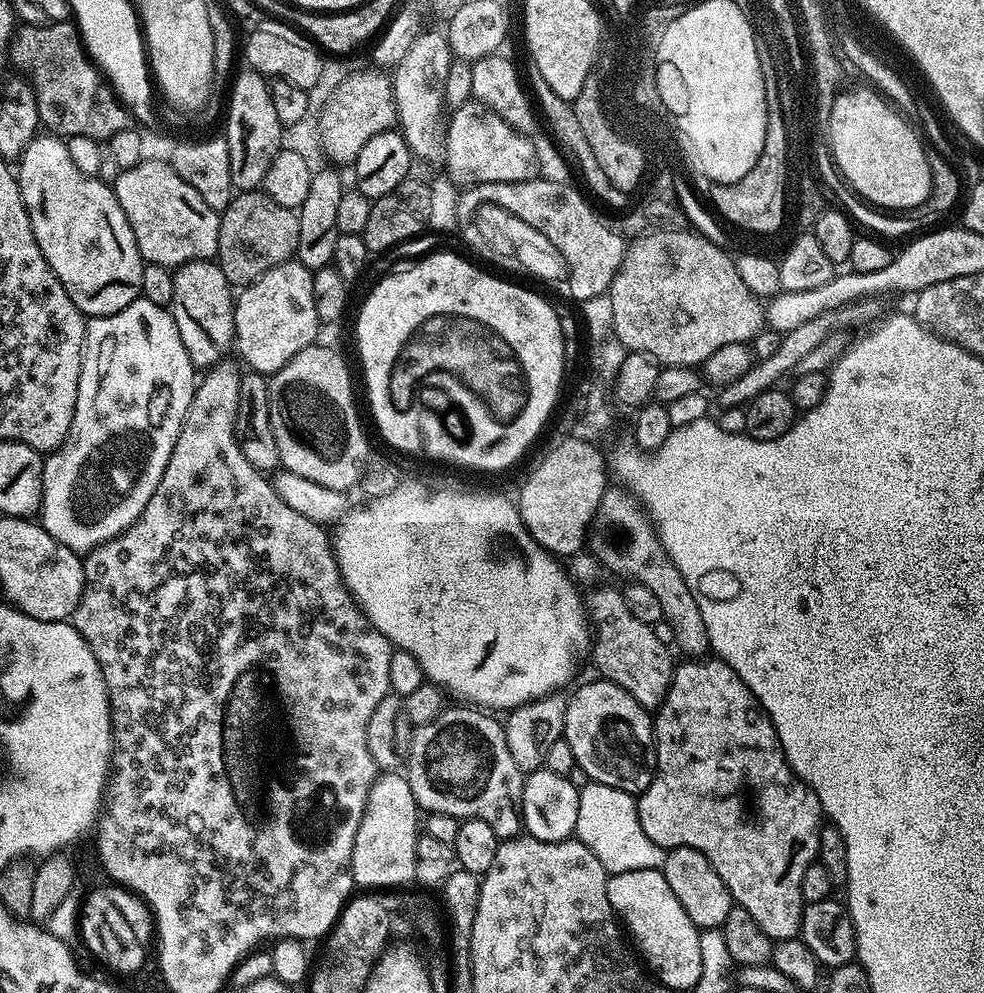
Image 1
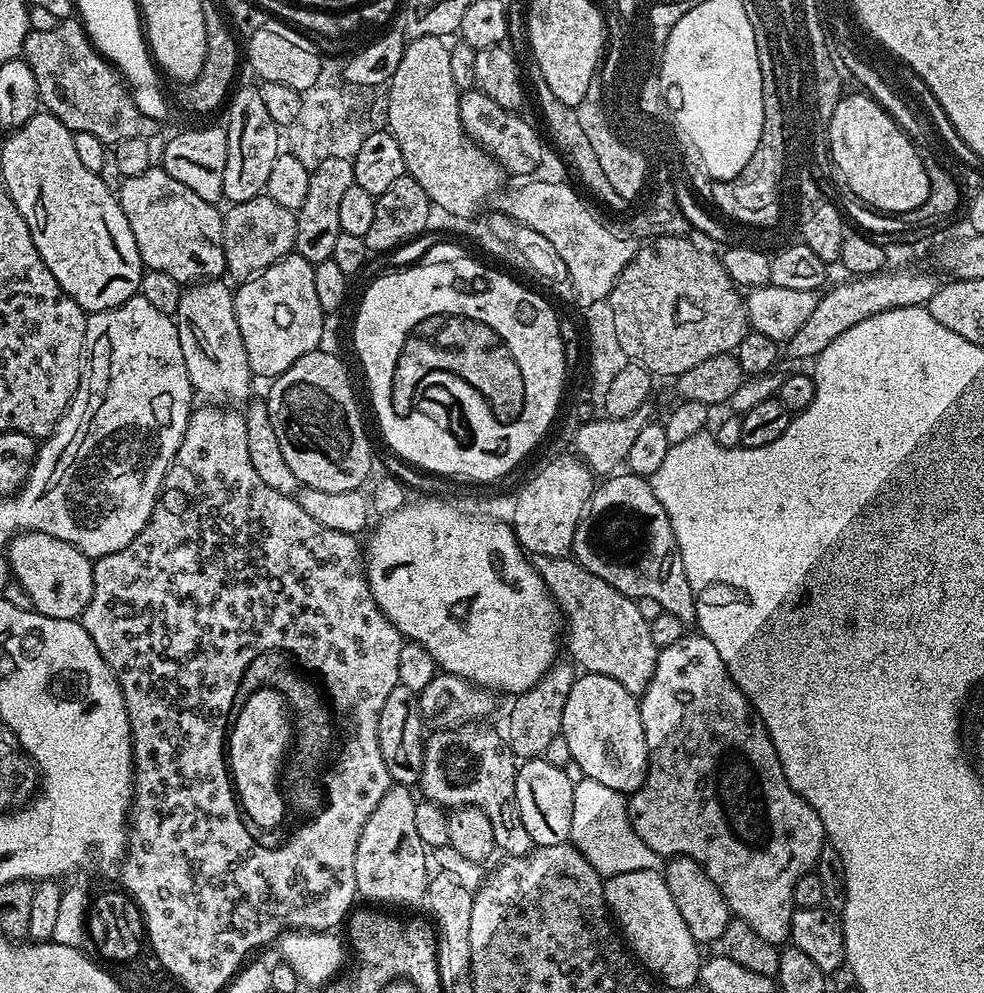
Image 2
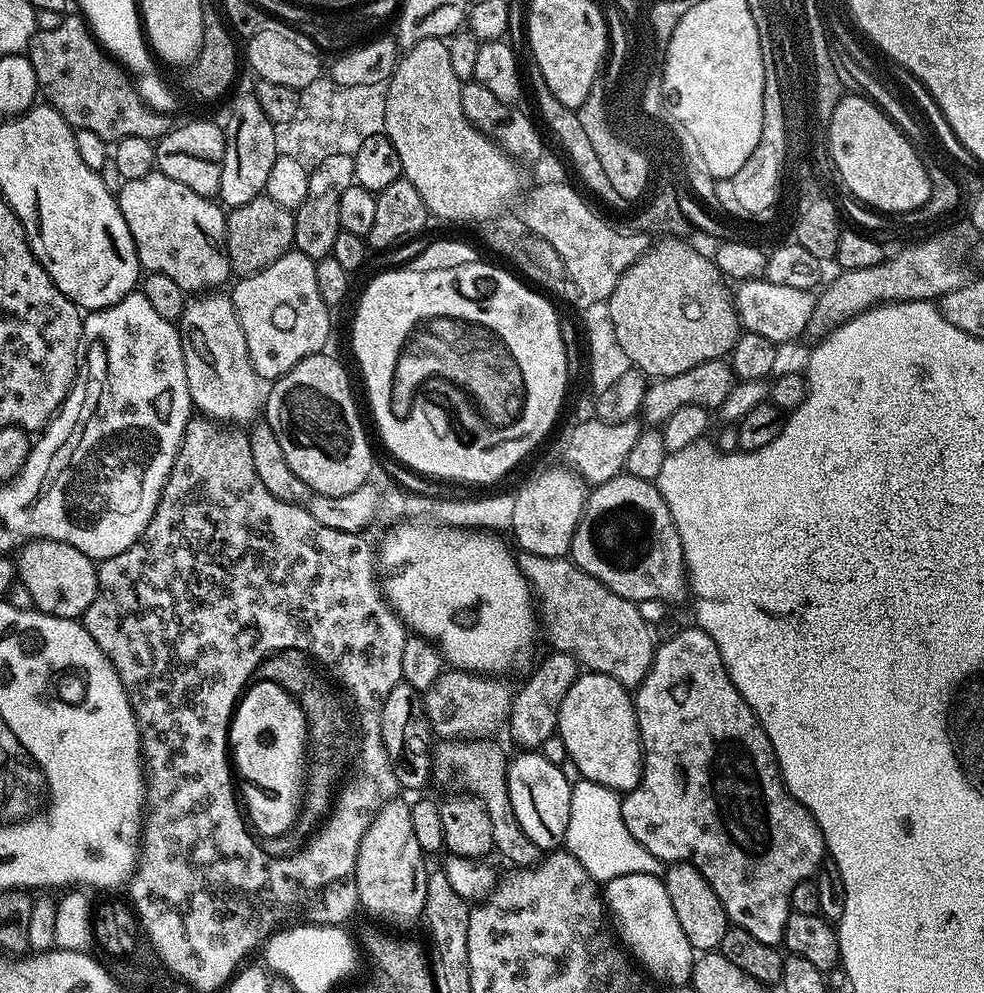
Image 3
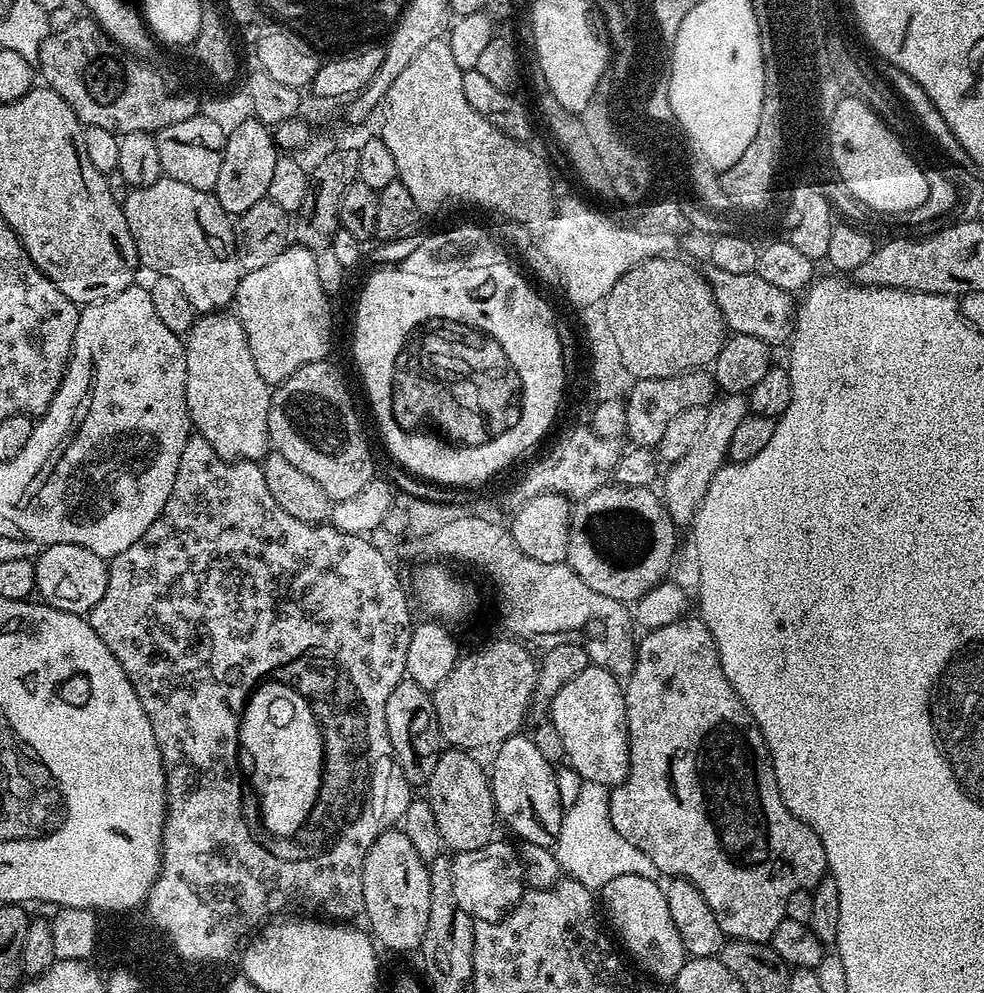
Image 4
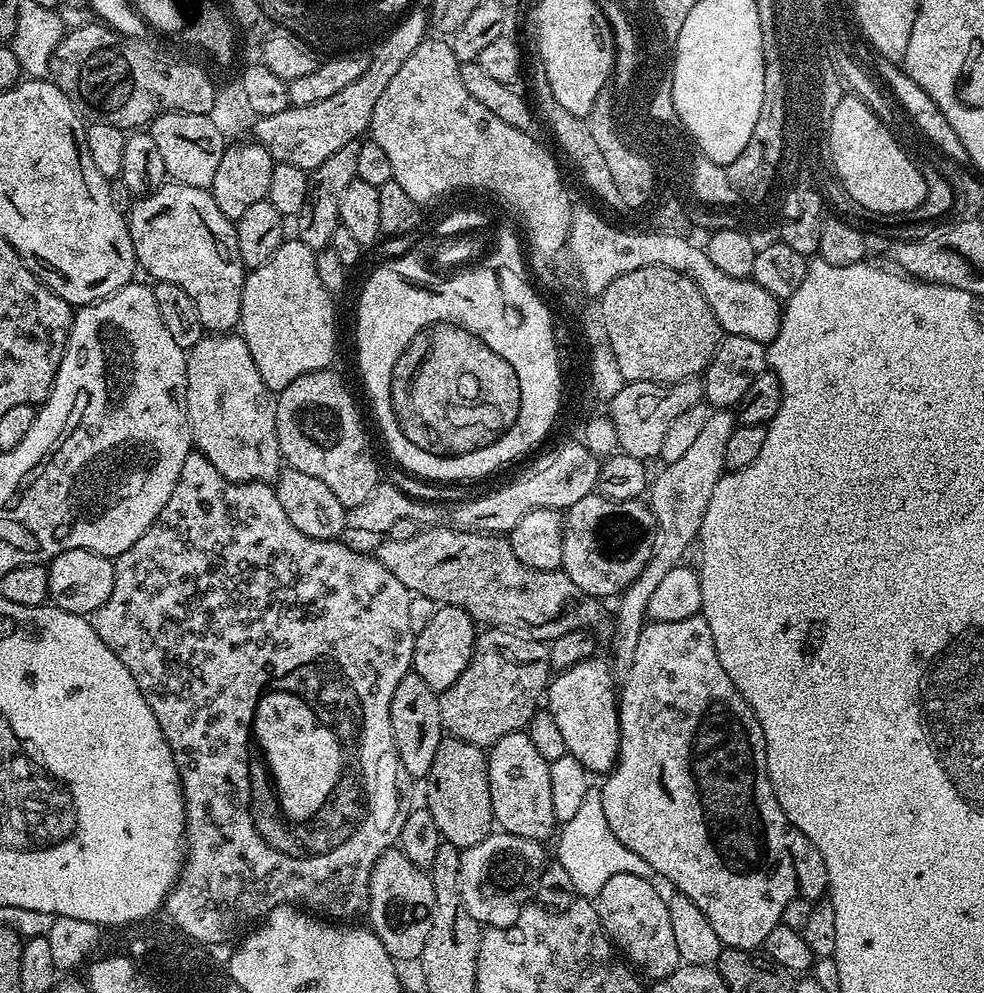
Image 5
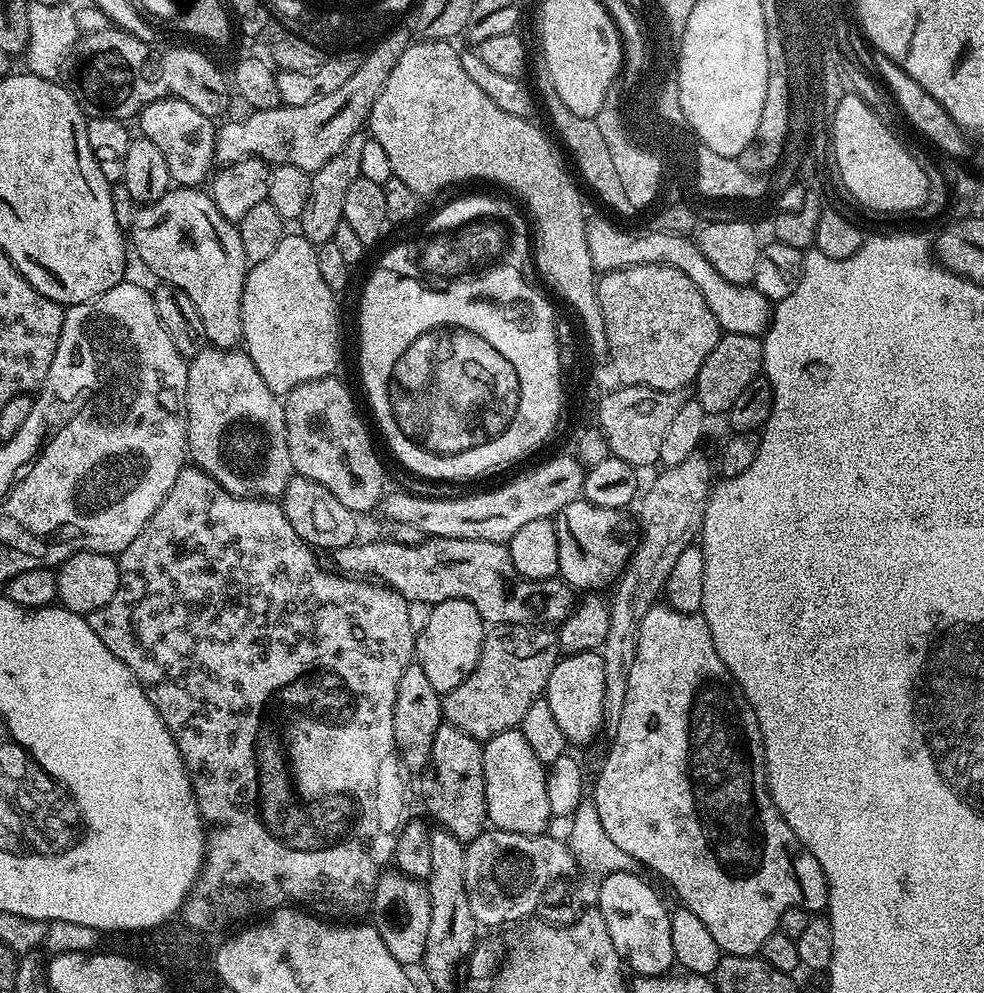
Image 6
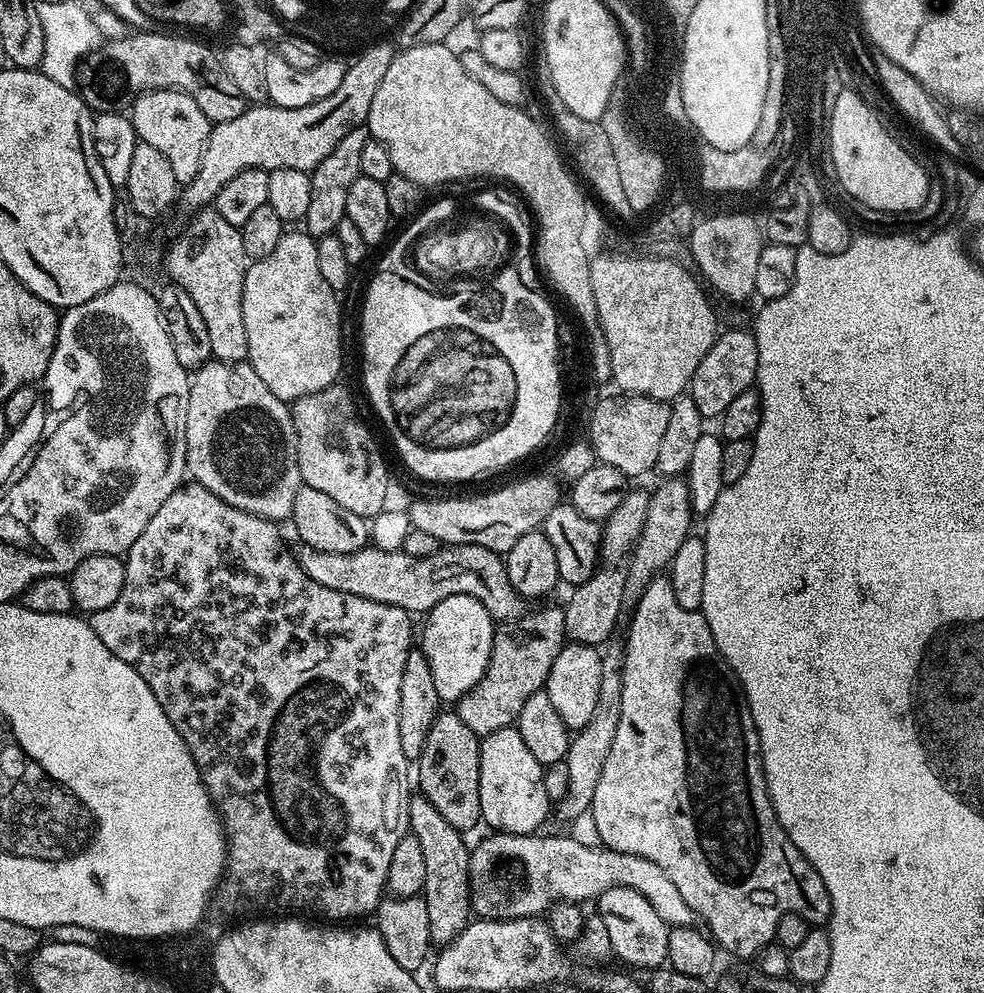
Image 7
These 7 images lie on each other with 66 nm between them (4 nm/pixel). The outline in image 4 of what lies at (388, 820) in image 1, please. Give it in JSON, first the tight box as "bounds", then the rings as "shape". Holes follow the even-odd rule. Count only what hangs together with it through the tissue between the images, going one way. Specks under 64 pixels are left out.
{"bounds":[362,829,430,952],"shape":[[[385,829],[367,852],[363,860],[362,890],[364,916],[370,922],[369,929],[375,941],[382,948],[384,946],[396,952],[417,951],[429,926],[430,876],[428,864],[419,856],[401,829]]]}

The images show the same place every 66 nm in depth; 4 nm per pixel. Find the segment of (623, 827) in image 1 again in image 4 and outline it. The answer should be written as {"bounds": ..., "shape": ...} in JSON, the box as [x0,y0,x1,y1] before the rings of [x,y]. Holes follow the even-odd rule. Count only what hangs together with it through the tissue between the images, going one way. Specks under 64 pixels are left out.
{"bounds":[554,780,662,890],"shape":[[[589,780],[579,785],[581,788],[576,792],[576,800],[580,804],[592,804],[592,809],[584,808],[577,818],[572,810],[565,811],[564,821],[560,837],[556,839],[554,851],[561,869],[568,872],[577,880],[580,888],[603,890],[606,882],[613,878],[622,878],[622,874],[638,874],[642,878],[650,878],[654,881],[661,879],[662,873],[638,846],[630,846],[622,834],[612,829],[612,823],[608,821],[608,797],[609,789],[603,784],[595,784]]]}

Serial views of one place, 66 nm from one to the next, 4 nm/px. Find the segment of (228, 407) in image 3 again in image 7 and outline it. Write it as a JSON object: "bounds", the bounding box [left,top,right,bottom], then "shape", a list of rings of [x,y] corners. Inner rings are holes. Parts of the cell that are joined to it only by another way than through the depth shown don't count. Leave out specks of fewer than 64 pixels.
{"bounds":[186,359,302,522],"shape":[[[211,359],[191,373],[190,402],[186,406],[186,472],[195,483],[206,486],[206,490],[238,510],[277,522],[291,517],[294,494],[302,487],[292,410],[270,394],[251,364],[223,364]]]}

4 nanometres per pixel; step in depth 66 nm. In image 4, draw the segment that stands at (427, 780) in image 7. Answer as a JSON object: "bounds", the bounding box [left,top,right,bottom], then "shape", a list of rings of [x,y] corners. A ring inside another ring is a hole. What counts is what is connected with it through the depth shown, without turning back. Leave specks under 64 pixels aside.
{"bounds":[426,748,498,854],"shape":[[[448,748],[441,751],[438,765],[426,785],[426,799],[438,822],[441,842],[452,854],[482,850],[482,846],[492,843],[497,835],[498,817],[490,776],[485,767],[483,770],[473,758],[471,753],[462,749]]]}

